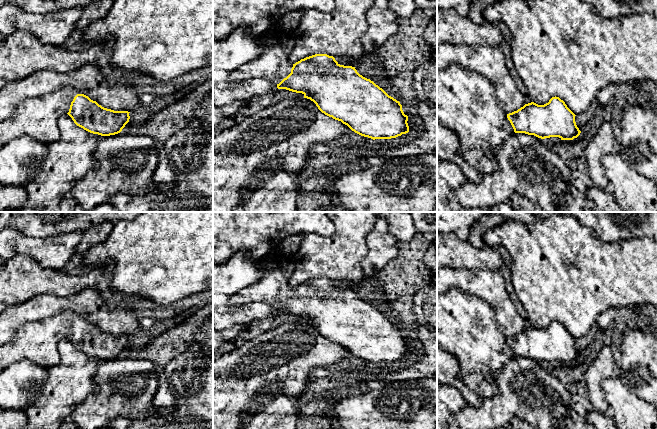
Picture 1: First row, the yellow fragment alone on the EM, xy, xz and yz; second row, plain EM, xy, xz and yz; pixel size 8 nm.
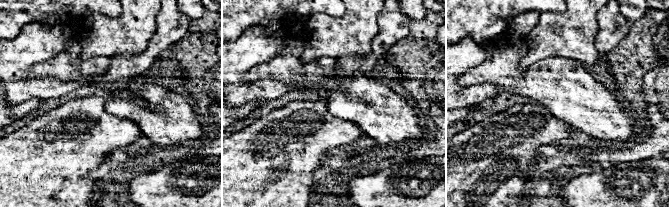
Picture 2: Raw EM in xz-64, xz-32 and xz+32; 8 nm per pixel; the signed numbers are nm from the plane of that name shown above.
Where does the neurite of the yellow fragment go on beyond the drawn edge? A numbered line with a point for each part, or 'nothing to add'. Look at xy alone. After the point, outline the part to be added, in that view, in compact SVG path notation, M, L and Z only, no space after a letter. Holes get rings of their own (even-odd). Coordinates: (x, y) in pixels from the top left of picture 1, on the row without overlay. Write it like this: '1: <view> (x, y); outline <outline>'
1: xy (37, 341); outline M63 311L21 326L13 339L0 346L0 373L8 365L24 359L47 369L57 365L60 362L57 345L69 336L77 318L80 315Z

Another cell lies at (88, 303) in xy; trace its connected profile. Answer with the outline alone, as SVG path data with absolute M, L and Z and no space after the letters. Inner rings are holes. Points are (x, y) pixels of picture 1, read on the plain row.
M91 286L65 298L39 294L0 313L0 346L13 339L17 330L28 322L43 320L63 311L71 311L114 335L134 335L139 330L139 318L133 309L116 306L110 309L100 291Z

